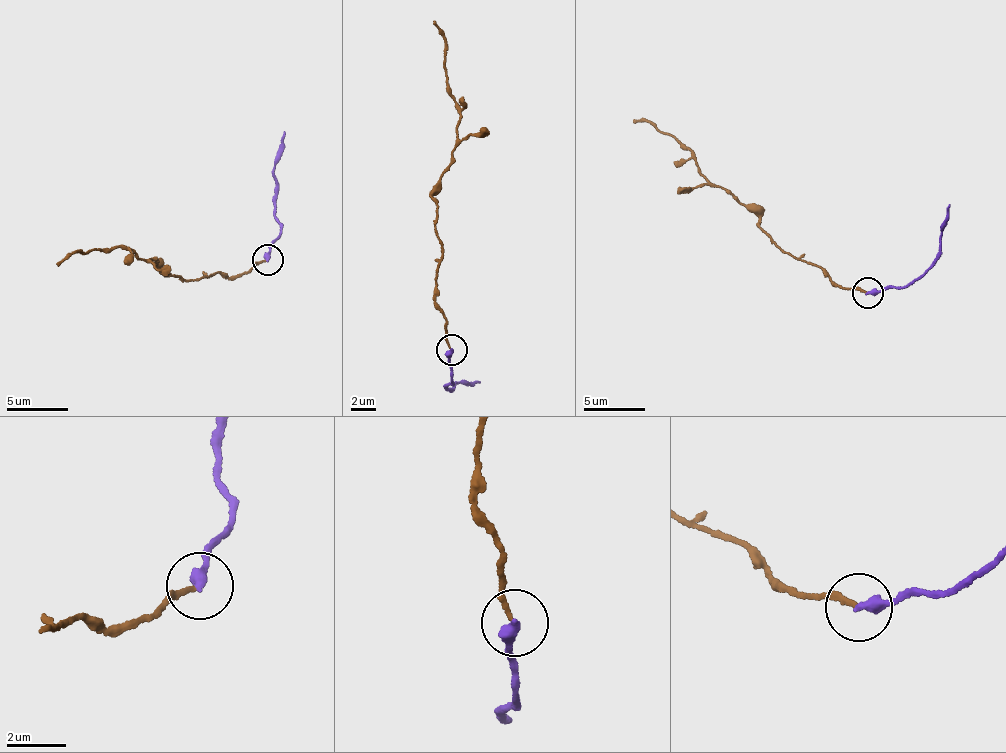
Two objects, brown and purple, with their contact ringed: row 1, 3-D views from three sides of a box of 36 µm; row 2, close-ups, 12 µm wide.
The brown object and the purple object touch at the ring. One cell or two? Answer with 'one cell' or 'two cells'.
two cells

